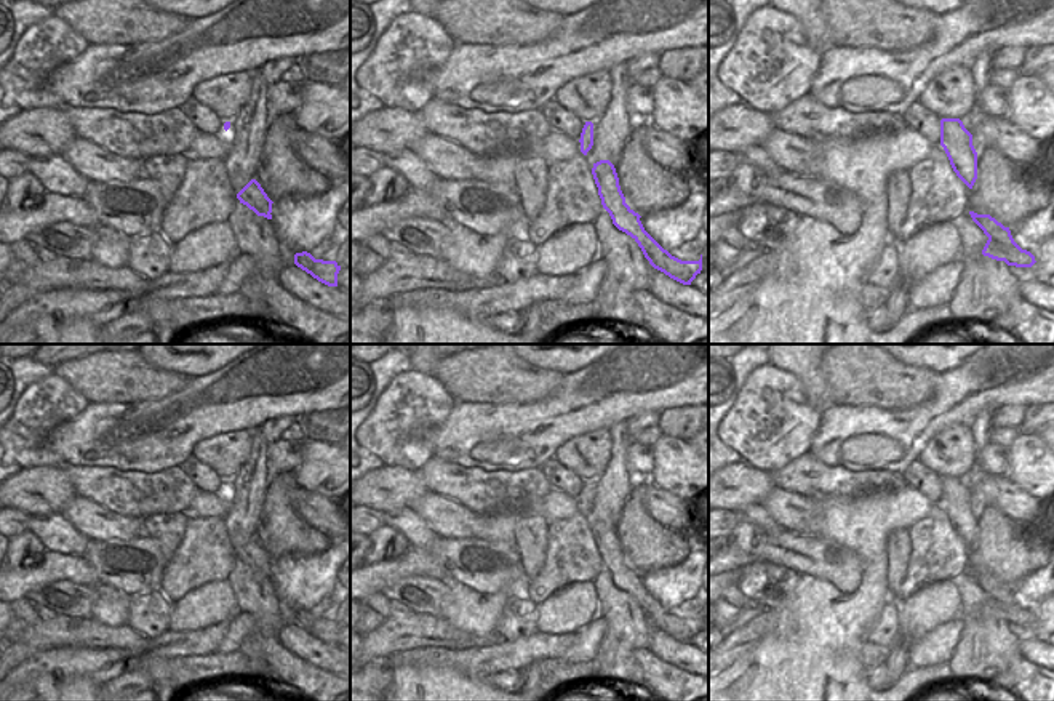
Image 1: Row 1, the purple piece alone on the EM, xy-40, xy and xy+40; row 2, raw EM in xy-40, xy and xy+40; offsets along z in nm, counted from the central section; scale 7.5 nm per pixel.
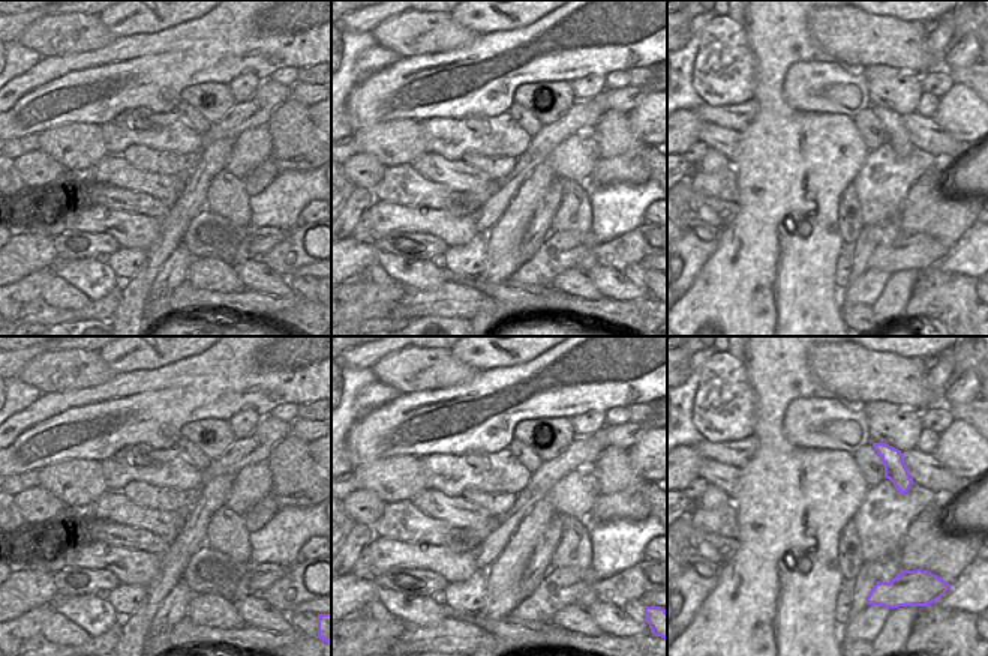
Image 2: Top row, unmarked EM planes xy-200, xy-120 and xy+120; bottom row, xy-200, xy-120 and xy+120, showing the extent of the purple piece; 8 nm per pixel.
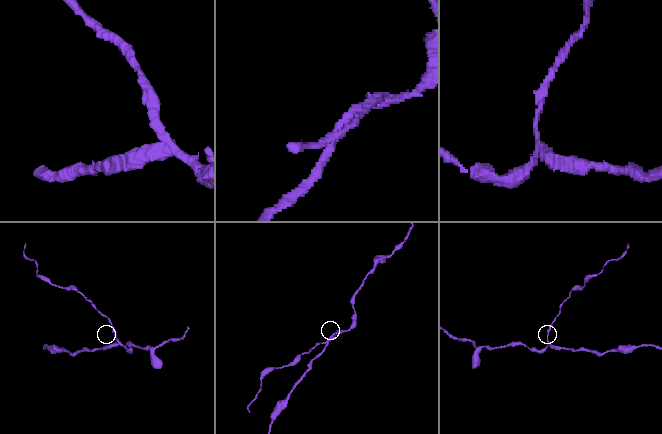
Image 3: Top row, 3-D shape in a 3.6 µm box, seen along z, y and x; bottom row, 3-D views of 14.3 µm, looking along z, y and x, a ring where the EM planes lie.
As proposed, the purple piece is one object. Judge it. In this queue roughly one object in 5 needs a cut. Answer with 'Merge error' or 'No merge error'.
Merge error.

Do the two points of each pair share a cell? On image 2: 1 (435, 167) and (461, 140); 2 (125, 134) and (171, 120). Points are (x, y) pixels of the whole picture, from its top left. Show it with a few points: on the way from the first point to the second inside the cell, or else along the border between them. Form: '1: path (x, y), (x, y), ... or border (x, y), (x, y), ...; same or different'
1: border (428, 150), (447, 159), (461, 159); different
2: path (137, 137), (155, 137), (159, 132); same

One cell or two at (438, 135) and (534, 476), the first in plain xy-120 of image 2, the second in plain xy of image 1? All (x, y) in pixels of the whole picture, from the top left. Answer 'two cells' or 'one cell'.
one cell

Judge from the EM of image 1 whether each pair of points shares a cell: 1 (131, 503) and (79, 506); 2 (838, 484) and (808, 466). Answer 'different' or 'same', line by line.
1: different
2: same

